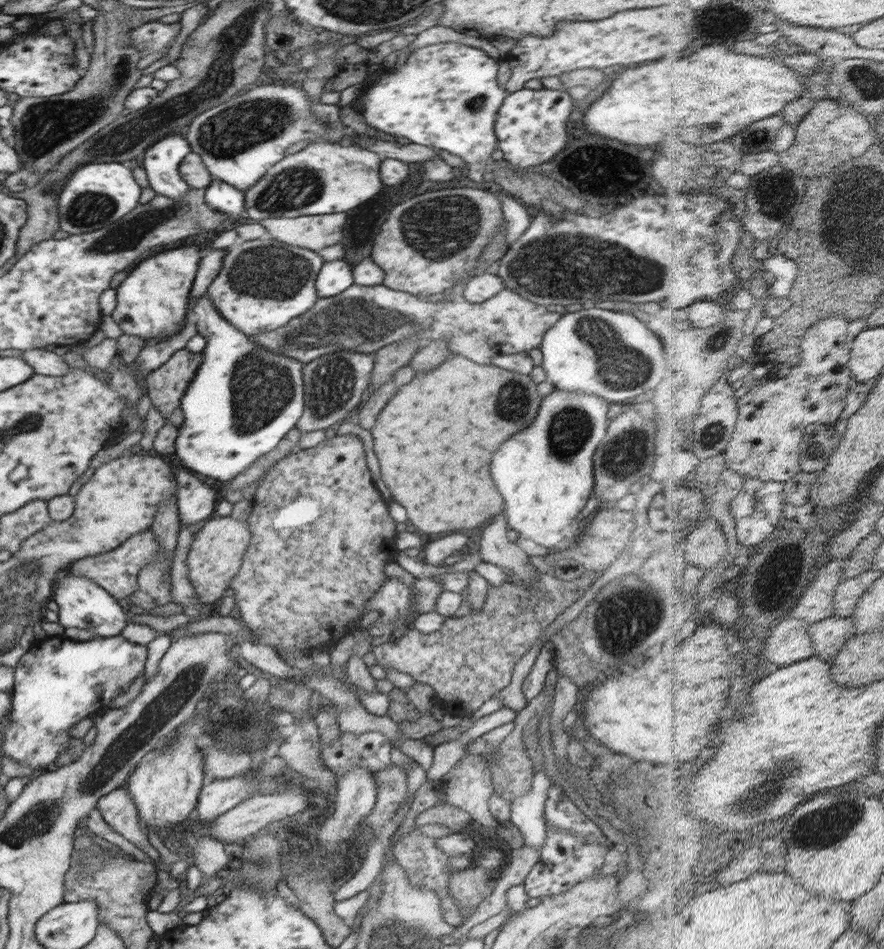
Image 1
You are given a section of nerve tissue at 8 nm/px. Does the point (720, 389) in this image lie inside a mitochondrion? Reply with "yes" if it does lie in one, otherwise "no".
no

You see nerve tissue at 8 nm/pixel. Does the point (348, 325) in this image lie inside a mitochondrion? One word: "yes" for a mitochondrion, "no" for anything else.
yes

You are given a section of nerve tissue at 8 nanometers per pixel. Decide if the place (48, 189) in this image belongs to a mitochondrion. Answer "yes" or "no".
yes

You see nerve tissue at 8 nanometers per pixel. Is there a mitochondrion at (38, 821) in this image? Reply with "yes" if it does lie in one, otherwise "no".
yes

